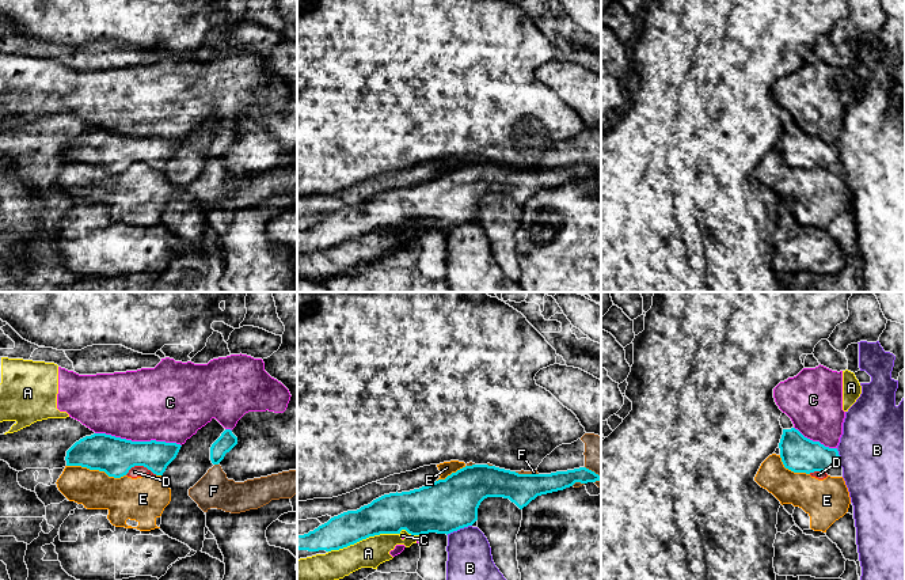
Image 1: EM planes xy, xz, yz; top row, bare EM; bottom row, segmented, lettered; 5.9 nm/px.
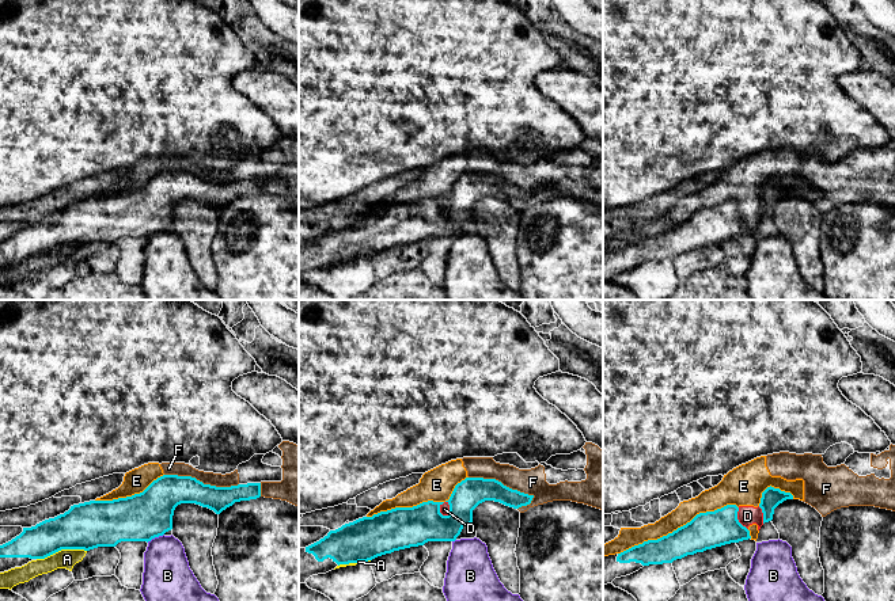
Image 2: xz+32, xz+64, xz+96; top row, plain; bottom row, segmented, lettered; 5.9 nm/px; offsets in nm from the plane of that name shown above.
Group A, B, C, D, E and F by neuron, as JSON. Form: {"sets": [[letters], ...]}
{"sets": [["A", "C"], ["B"], ["D", "E", "F"]]}

